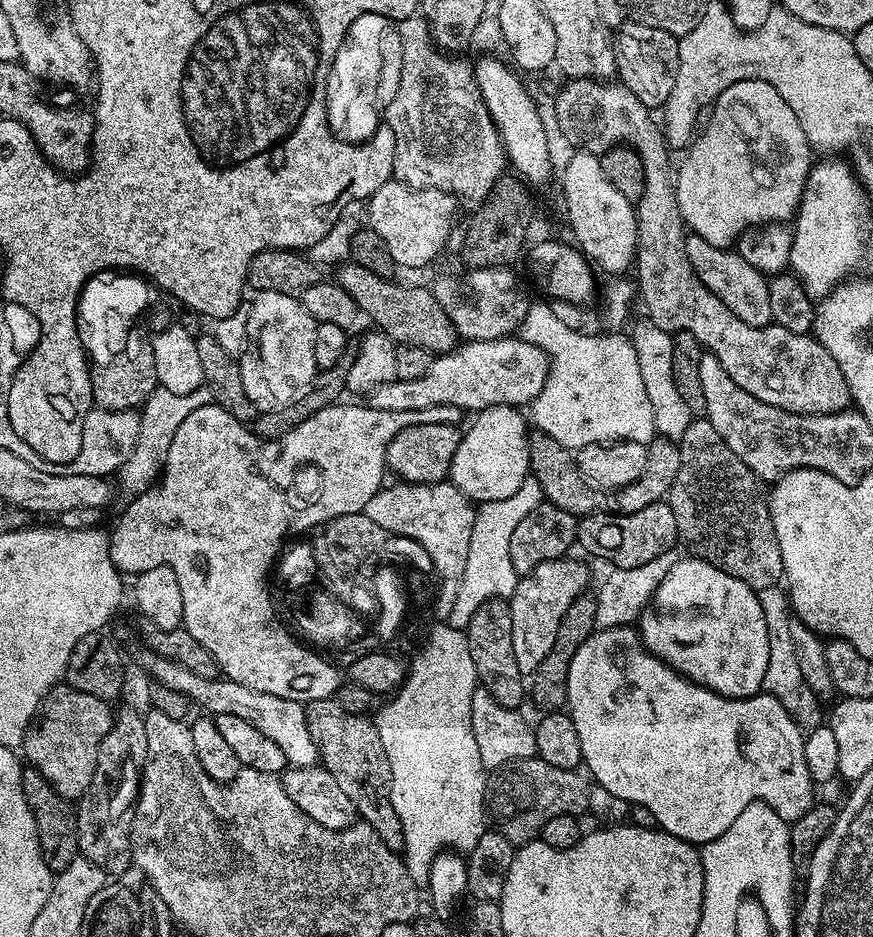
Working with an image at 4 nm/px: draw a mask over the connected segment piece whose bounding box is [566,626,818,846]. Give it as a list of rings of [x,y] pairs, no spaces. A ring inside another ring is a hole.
[[[635,627],[601,628],[588,636],[586,642],[582,642],[582,646],[578,646],[570,662],[566,711],[574,722],[574,730],[578,730],[578,742],[582,742],[582,764],[585,769],[588,767],[587,775],[593,781],[596,779],[595,783],[599,787],[610,790],[610,794],[622,798],[628,805],[646,806],[646,809],[654,814],[655,827],[661,832],[674,834],[674,838],[682,838],[697,846],[706,845],[714,838],[718,838],[718,834],[726,834],[726,830],[739,812],[755,800],[769,804],[782,819],[789,822],[802,818],[802,814],[806,814],[806,810],[810,810],[817,803],[818,797],[815,792],[817,789],[814,787],[804,753],[805,733],[778,698],[767,694],[728,698],[703,688],[702,685],[685,678],[681,672],[675,672],[669,664],[662,663],[653,652],[649,652],[648,647],[640,641],[639,631]]]

